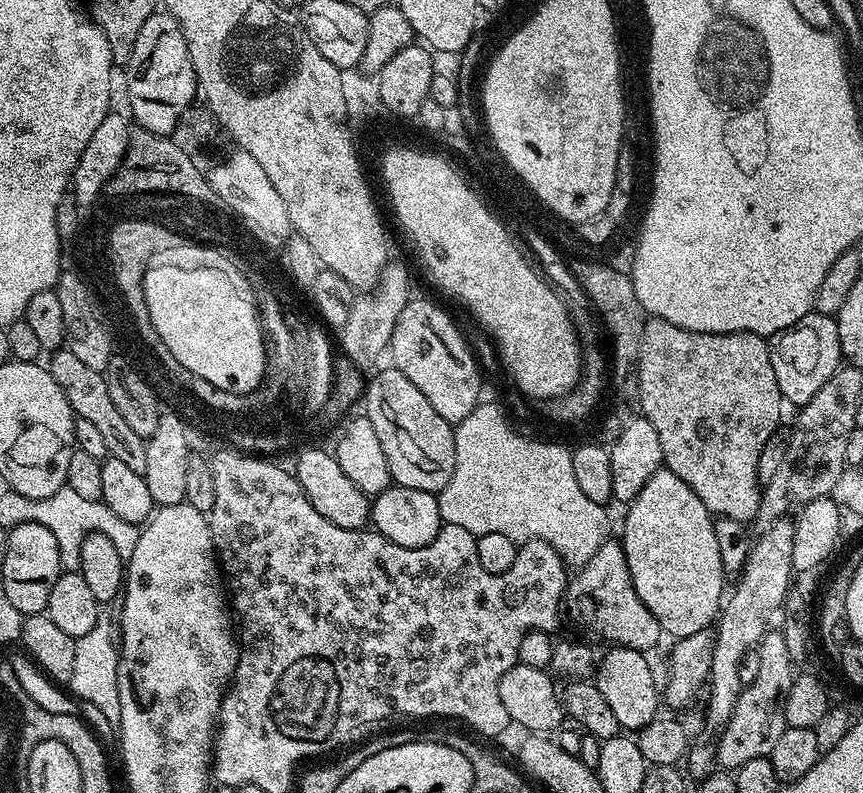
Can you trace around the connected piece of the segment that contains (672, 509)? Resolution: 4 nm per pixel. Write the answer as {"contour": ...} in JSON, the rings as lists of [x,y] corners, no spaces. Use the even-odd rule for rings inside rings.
{"contour":[[[662,466],[627,505],[625,512],[628,513],[624,516],[622,543],[634,590],[642,598],[646,610],[658,618],[661,633],[668,635],[669,632],[672,638],[679,638],[705,631],[709,627],[707,624],[717,619],[725,599],[726,573],[722,554],[718,550],[714,517],[702,498],[698,498],[698,494],[694,494],[694,490],[690,490],[690,486],[686,486],[678,474]]]}

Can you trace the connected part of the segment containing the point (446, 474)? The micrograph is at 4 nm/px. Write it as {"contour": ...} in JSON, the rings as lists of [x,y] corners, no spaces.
{"contour":[[[391,366],[381,367],[367,381],[362,407],[363,415],[367,416],[370,426],[374,426],[374,434],[378,434],[378,442],[382,442],[382,454],[386,454],[393,481],[402,488],[439,494],[446,482],[450,482],[450,474],[454,474],[453,425],[442,418],[442,414],[438,414],[430,402],[426,402],[422,390],[418,390],[418,386],[414,386],[406,374]]]}

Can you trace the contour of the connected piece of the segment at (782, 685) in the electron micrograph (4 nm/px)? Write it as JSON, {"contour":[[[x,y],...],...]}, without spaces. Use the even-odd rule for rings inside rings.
{"contour":[[[769,634],[760,641],[758,645],[760,654],[760,673],[754,683],[747,685],[741,691],[738,702],[734,706],[734,710],[730,714],[728,723],[723,725],[720,741],[714,744],[714,756],[718,761],[719,767],[724,770],[735,770],[741,768],[746,762],[751,762],[754,758],[762,758],[763,756],[771,757],[774,746],[778,743],[778,738],[782,738],[786,727],[784,722],[784,695],[790,690],[794,679],[794,663],[790,654],[787,652],[786,642],[783,635]]]}

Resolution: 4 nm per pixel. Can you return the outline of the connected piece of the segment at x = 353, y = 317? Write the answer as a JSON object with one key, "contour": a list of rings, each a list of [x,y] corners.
{"contour":[[[389,262],[384,265],[380,277],[376,280],[375,288],[364,290],[352,301],[349,317],[339,329],[340,344],[343,355],[351,358],[365,373],[372,374],[381,367],[386,353],[392,343],[392,331],[396,325],[398,314],[406,311],[410,293],[408,293],[408,272],[400,264]]]}

